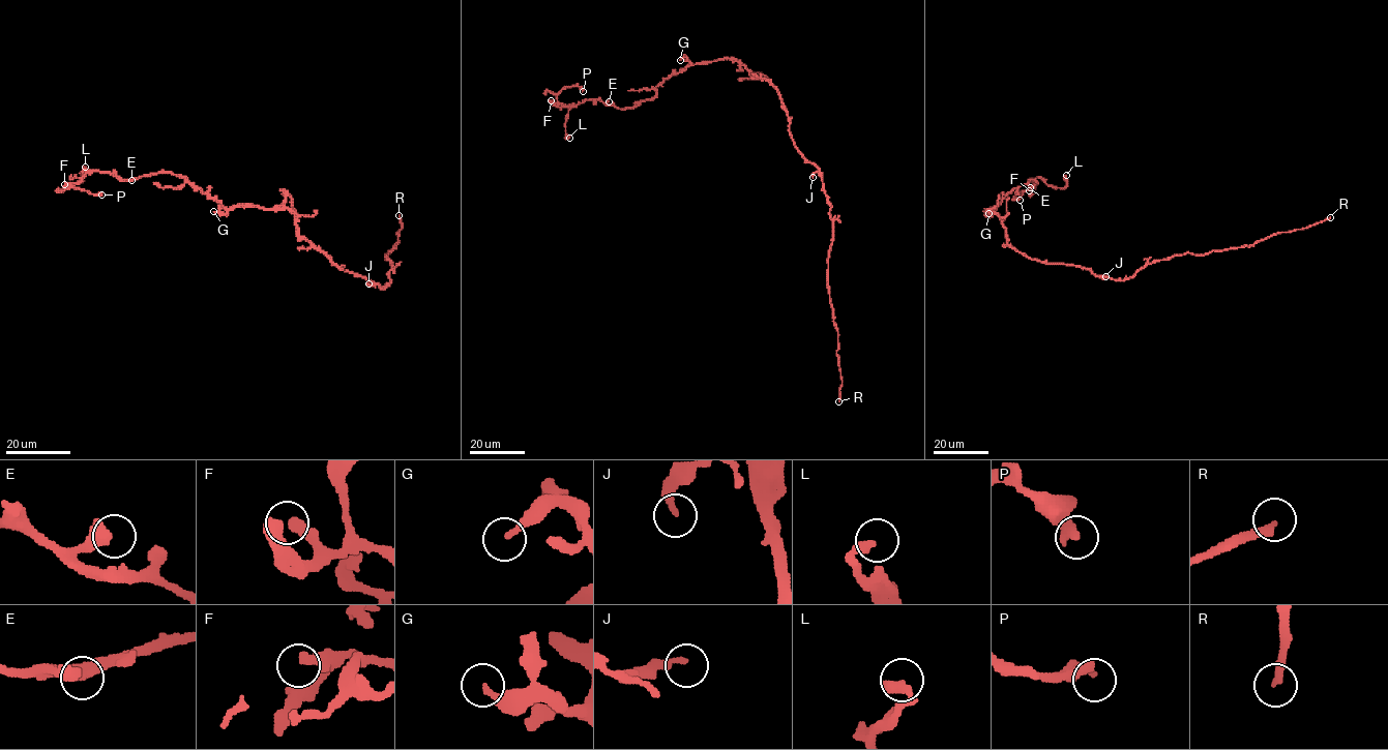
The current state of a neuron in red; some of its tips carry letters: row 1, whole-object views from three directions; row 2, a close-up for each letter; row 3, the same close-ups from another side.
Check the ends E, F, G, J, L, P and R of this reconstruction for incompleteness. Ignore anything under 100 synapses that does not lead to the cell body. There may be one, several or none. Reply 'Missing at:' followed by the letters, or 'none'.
Missing at: R

